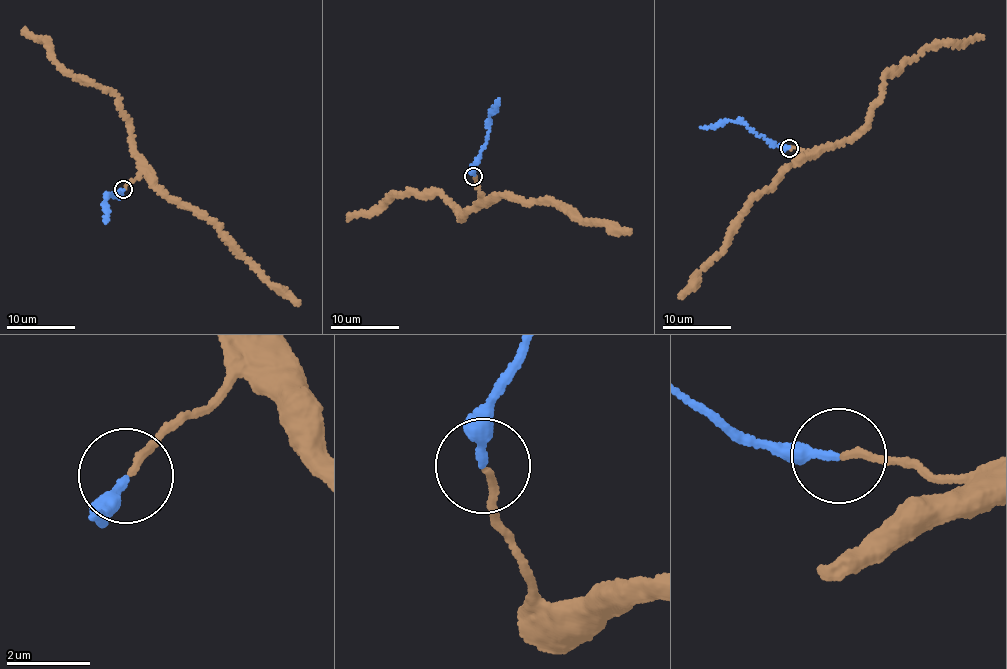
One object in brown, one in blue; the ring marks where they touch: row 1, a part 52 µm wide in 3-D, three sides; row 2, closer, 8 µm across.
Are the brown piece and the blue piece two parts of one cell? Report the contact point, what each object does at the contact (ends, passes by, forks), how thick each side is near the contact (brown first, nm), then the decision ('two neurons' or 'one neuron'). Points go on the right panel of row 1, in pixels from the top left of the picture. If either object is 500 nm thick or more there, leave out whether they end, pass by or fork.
at (789, 148); brown ends there; blue ends there; 160 nm thick on the brown side, 220 nm on the other; one neuron

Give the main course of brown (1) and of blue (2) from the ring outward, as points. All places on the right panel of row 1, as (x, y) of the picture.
1: (790, 148), (821, 152), (844, 143), (865, 126), (886, 75), (904, 61), (947, 43), (982, 37)
2: (789, 148), (770, 144), (754, 134), (746, 122), (725, 119), (702, 128)

